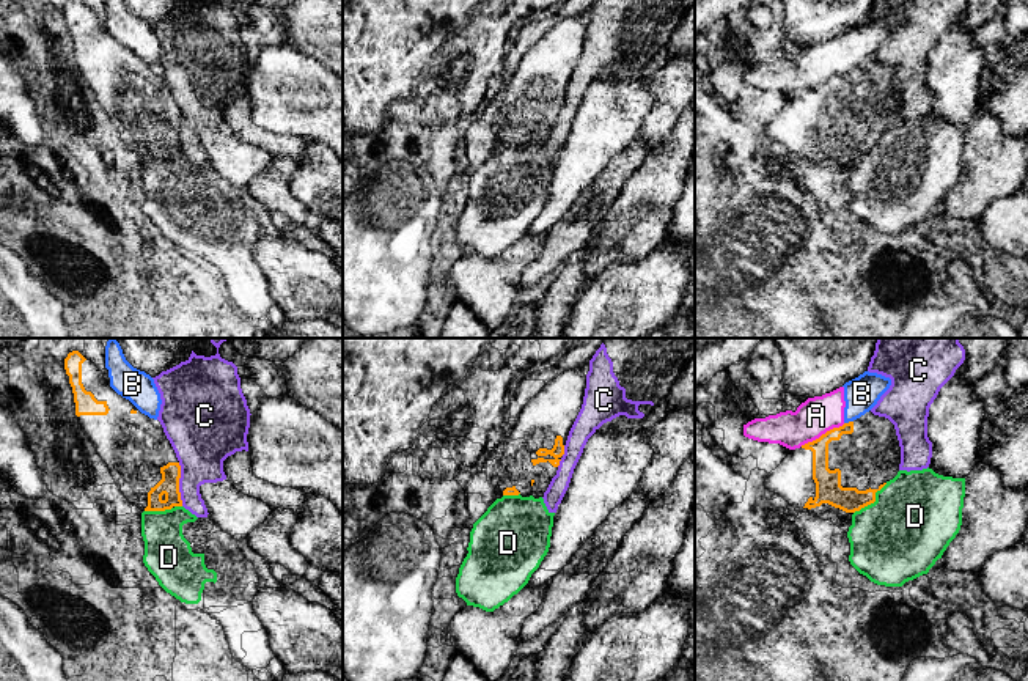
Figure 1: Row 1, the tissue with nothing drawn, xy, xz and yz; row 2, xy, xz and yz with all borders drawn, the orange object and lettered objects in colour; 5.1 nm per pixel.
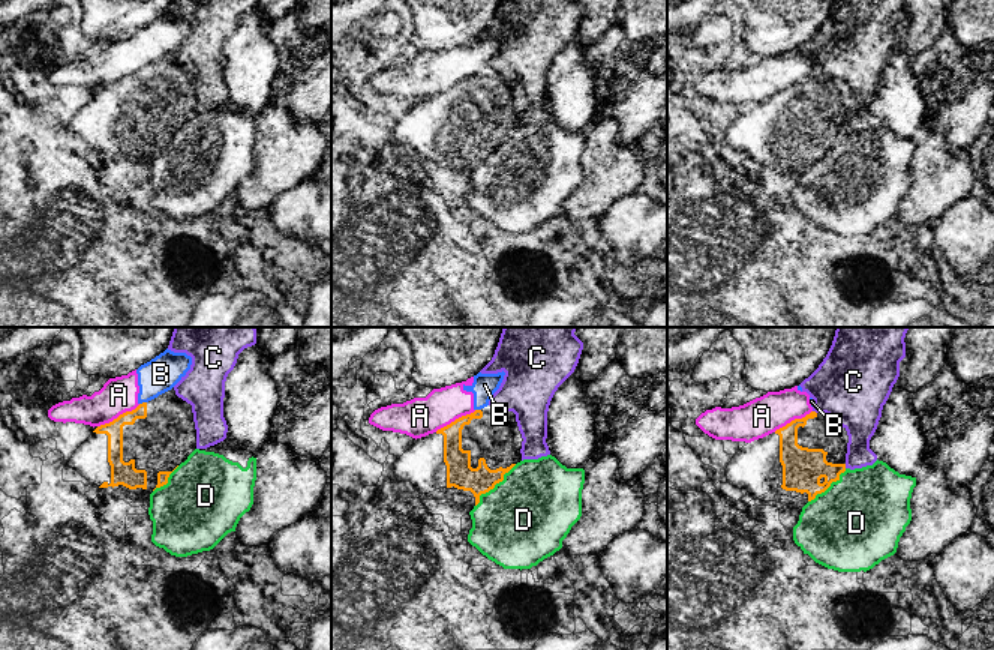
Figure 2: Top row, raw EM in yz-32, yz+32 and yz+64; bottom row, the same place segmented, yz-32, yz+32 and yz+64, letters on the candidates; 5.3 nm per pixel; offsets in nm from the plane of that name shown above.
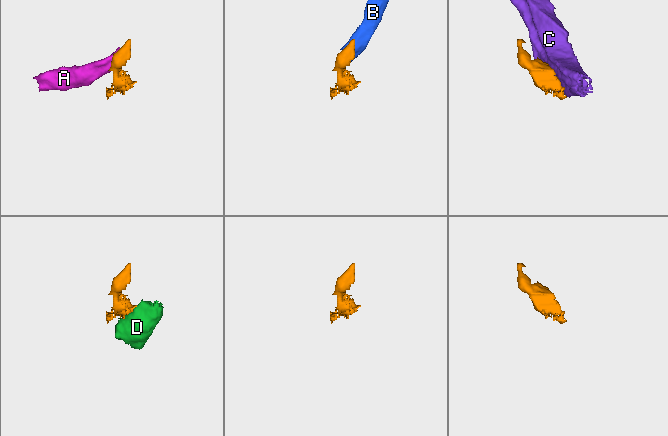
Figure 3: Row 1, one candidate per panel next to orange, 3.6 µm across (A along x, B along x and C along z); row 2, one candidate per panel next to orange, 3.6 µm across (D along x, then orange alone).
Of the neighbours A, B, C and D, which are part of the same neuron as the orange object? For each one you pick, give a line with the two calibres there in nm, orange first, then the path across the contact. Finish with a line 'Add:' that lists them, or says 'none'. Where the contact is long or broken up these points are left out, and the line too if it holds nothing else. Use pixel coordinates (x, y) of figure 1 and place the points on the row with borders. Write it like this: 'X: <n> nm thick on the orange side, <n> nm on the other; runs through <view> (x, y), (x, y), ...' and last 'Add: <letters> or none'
Add: none

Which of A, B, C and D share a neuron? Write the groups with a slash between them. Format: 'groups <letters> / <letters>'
groups A B / C / D

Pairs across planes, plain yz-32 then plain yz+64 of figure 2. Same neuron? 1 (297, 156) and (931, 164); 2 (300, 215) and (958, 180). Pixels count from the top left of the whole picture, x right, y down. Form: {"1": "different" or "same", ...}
{"1": "same", "2": "different"}

